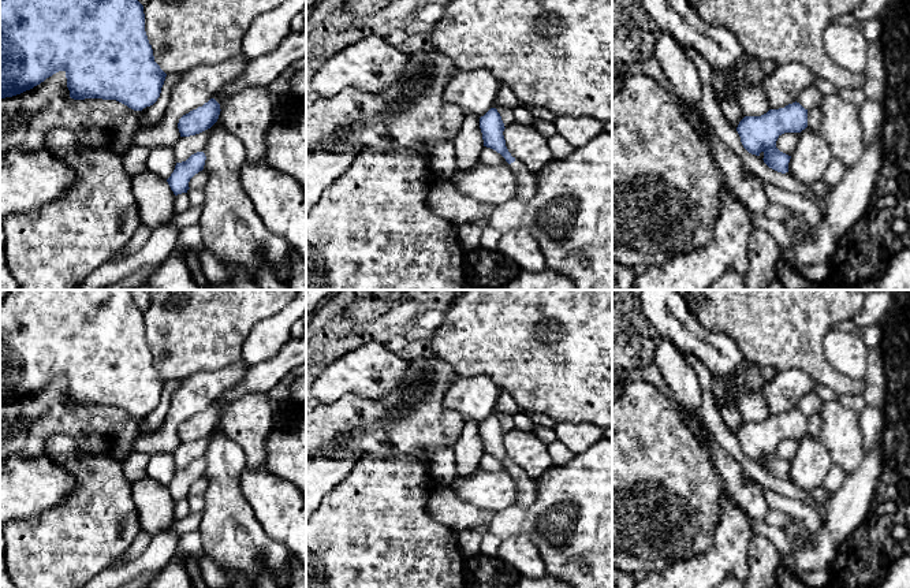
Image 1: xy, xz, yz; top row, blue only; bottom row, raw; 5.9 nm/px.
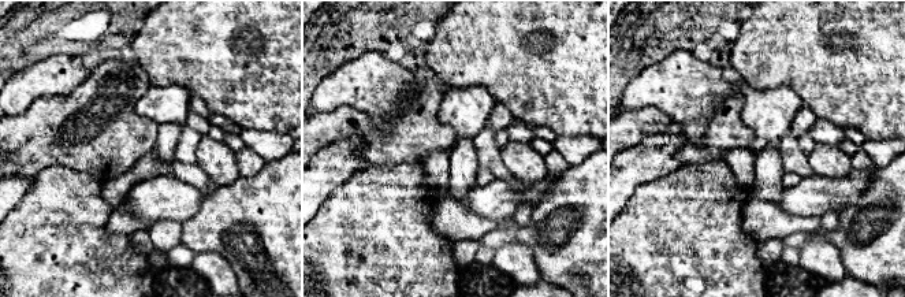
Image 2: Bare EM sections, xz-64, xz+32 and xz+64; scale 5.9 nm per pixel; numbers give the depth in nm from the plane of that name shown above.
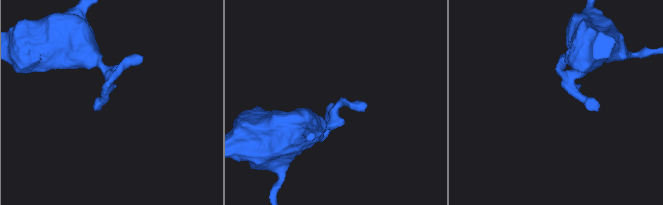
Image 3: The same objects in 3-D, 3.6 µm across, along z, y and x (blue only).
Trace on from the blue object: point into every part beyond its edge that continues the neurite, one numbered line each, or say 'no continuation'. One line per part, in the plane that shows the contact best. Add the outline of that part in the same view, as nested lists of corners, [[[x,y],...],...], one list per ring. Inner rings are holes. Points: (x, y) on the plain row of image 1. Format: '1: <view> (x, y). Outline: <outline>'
1: xz (526, 486). Outline: [[[518,465],[511,470],[507,469],[507,472],[518,485],[518,505],[527,509],[536,499],[536,480]]]

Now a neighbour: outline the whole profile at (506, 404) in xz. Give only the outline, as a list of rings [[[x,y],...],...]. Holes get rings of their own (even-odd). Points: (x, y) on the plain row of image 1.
[[[500,390],[497,397],[493,414],[516,414],[521,412],[521,407],[515,399],[504,390]]]

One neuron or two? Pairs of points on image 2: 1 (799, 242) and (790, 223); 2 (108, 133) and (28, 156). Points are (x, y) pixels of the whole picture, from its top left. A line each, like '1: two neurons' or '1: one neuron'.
1: two neurons
2: one neuron

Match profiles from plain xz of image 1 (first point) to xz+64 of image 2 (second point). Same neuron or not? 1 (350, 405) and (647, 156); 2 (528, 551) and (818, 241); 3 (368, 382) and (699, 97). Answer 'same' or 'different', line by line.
1: different
2: same
3: same

